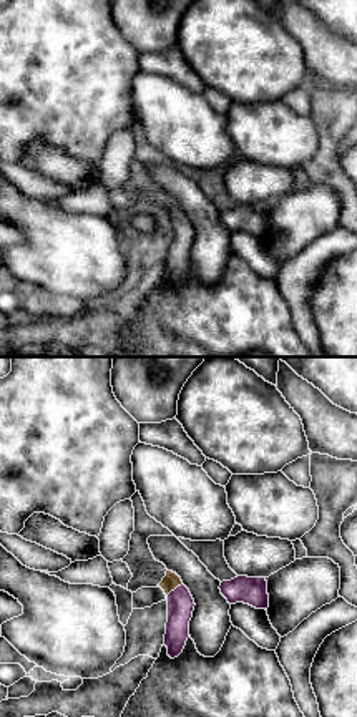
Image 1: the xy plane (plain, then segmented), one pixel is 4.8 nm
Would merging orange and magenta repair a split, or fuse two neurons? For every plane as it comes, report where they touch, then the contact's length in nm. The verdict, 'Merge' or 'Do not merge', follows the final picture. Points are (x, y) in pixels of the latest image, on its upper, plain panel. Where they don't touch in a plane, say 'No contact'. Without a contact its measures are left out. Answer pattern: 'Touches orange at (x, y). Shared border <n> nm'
Touches orange at (173, 218). Shared border 100 nm

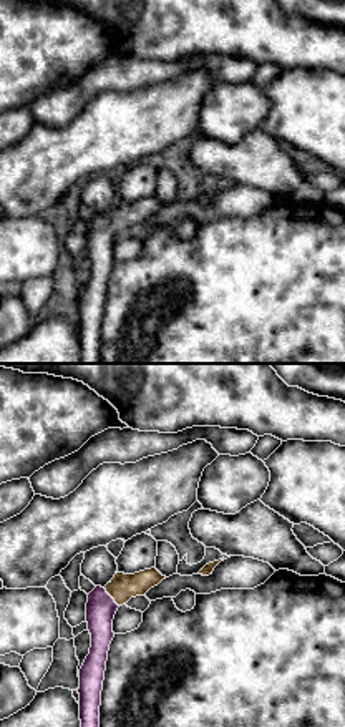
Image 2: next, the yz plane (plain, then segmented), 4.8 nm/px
Touches orange at (111, 224). Shared border 120 nm

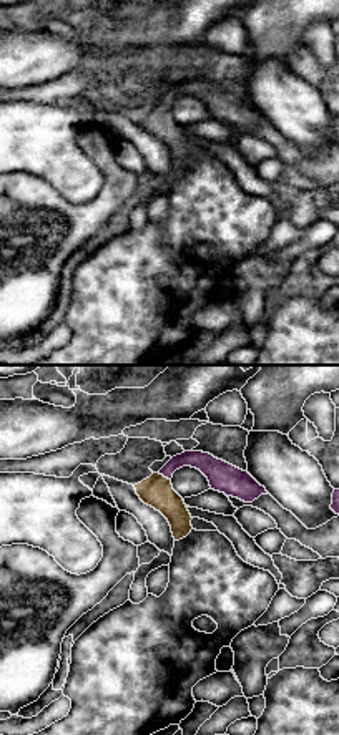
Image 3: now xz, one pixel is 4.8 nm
Touches orange at (163, 105). Shared border 80 nm

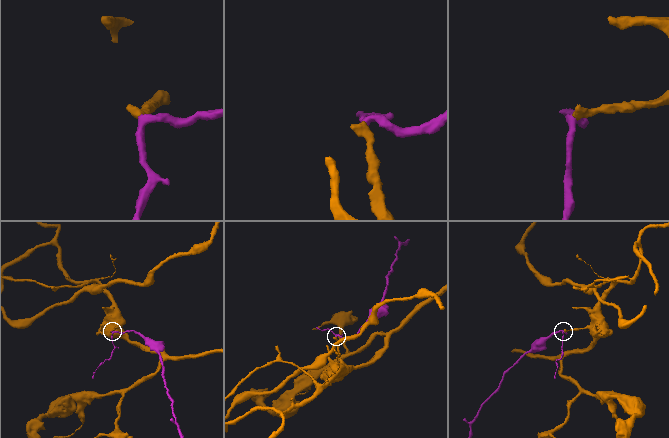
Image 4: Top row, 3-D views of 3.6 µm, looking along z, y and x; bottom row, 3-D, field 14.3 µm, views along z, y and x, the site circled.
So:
Merge

